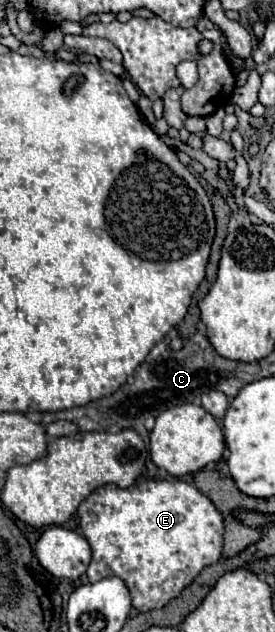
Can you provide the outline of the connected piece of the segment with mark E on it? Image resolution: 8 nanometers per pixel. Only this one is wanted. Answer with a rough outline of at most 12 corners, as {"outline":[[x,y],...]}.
{"outline":[[180,479],[78,507],[88,579],[164,607],[222,557],[224,521]]}

